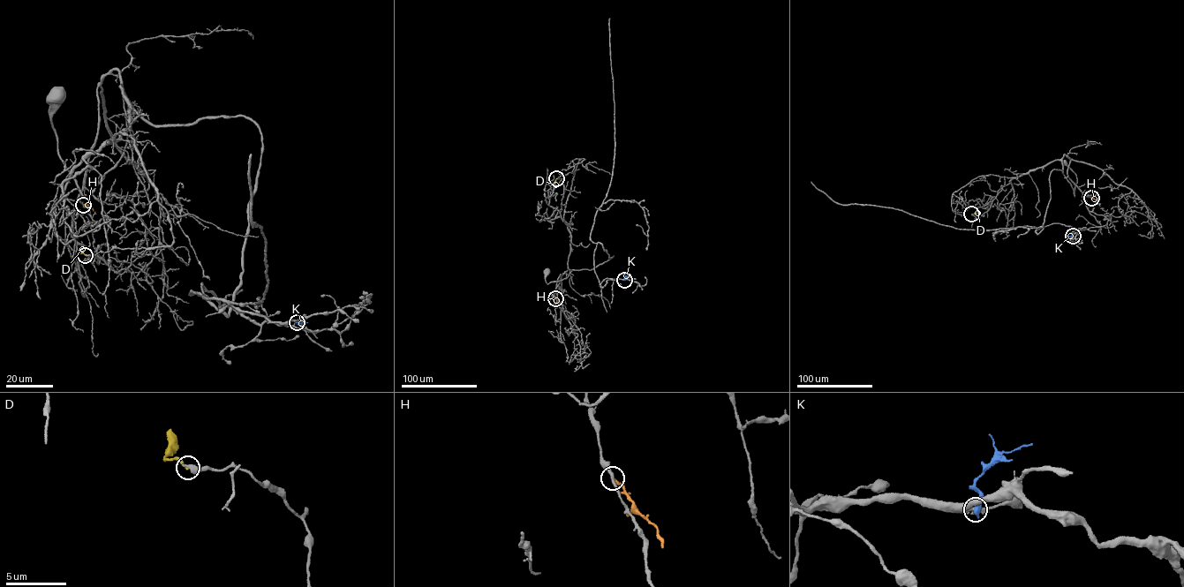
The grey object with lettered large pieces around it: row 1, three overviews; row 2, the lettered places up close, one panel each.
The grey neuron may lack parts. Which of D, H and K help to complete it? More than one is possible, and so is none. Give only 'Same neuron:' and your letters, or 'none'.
Same neuron: none

